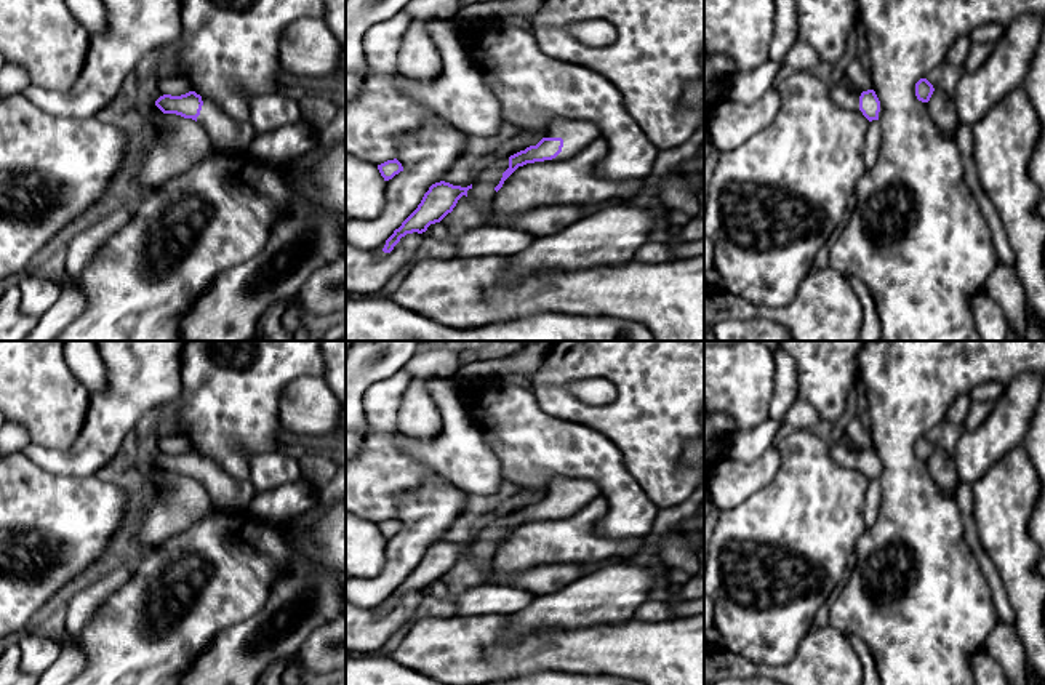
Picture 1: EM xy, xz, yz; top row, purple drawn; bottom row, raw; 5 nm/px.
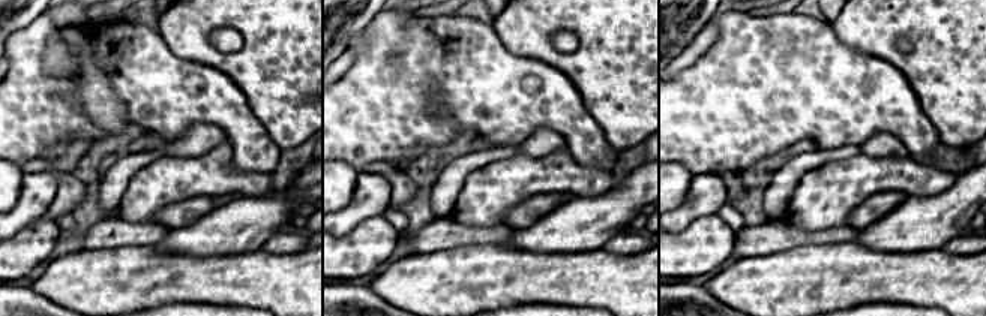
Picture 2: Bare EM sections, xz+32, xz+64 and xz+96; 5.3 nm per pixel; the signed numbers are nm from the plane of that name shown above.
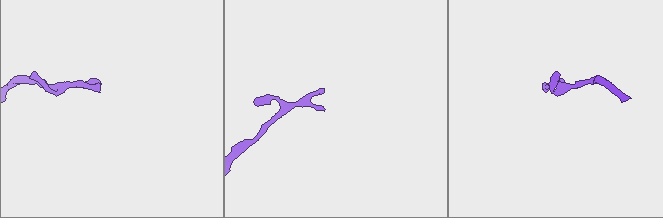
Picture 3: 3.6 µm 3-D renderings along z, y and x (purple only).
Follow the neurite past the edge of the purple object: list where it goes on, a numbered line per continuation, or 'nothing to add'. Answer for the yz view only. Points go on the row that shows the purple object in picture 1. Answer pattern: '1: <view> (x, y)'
1: yz (845, 98)

